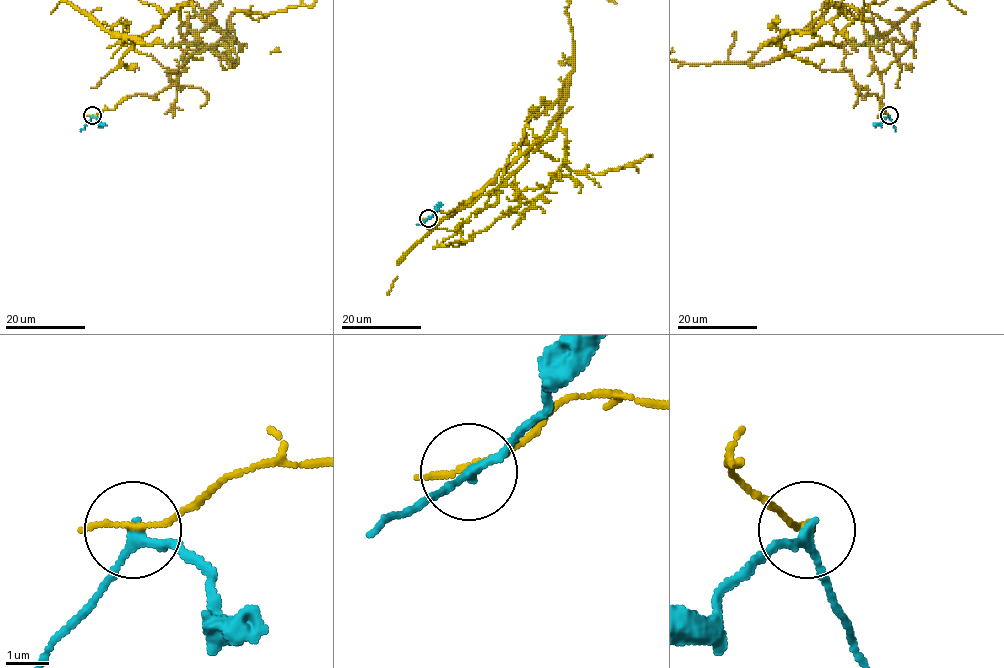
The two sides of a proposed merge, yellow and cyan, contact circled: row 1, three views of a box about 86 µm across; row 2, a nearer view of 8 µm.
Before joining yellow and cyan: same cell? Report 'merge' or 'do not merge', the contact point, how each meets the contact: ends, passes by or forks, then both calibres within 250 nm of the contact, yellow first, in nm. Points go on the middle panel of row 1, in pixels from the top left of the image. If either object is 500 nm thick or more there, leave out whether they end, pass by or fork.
do not merge; at (428, 218); yellow ends there; cyan passes by; 140 nm thick on the yellow side, 190 nm on the other

